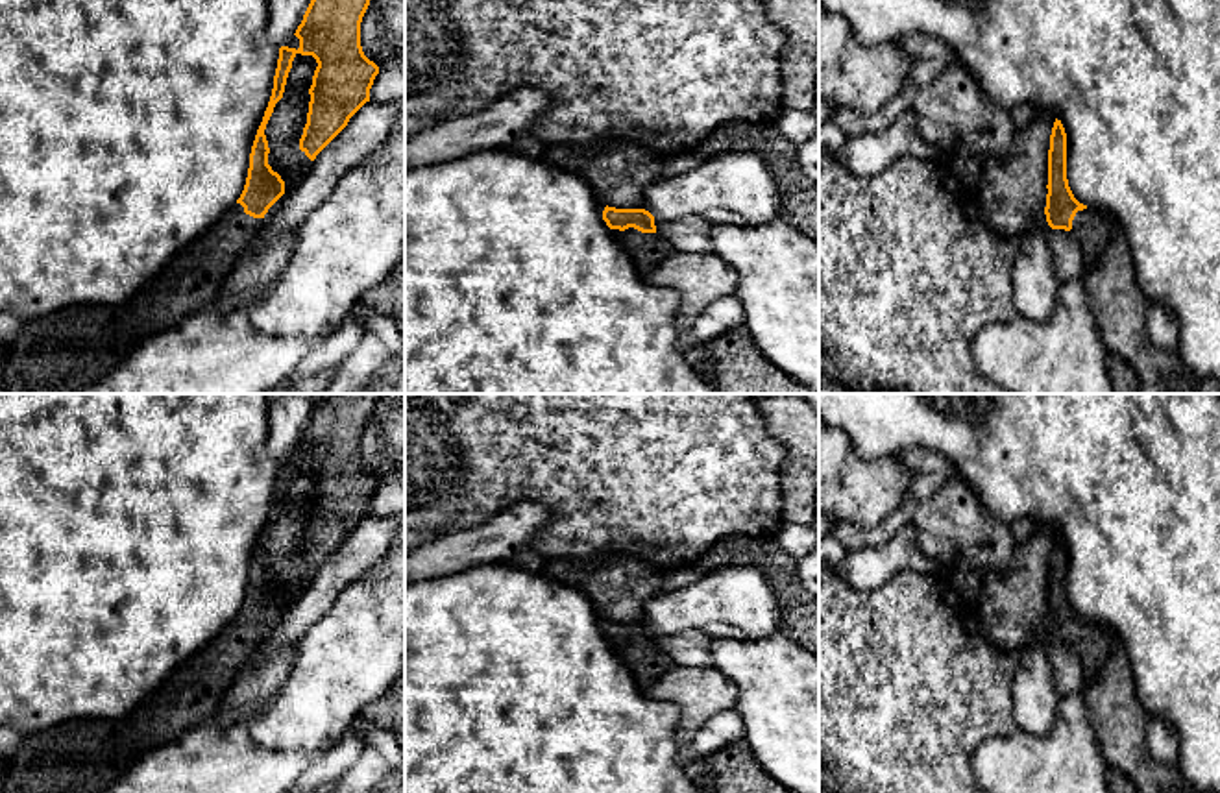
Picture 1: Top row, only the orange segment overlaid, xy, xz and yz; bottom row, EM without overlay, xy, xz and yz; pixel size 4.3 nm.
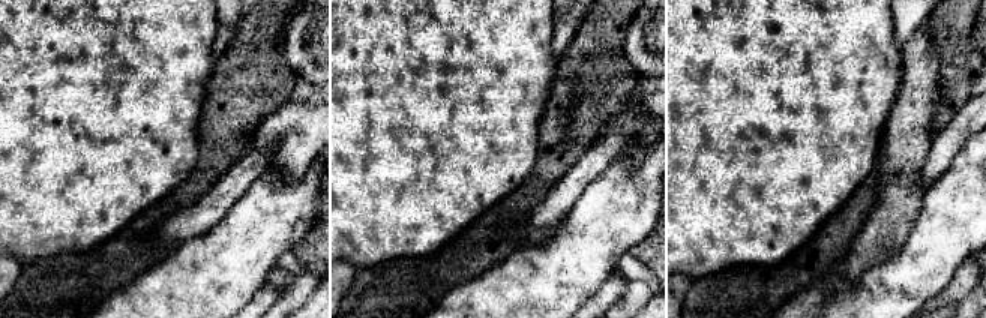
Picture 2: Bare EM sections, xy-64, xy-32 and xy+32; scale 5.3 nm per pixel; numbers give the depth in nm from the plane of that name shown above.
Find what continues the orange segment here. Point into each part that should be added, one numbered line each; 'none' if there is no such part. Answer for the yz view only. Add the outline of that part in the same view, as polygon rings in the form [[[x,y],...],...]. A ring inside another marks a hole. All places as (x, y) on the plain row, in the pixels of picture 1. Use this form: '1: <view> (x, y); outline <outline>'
1: yz (1093, 642); outline [[[1087,621],[1076,627],[1070,647],[1080,654],[1085,665],[1085,684],[1091,684],[1098,678],[1113,653],[1115,638],[1100,623]]]

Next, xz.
1: xz (647, 664); outline [[[634,641],[625,645],[612,643],[612,647],[643,689],[675,665],[656,647],[641,647]]]

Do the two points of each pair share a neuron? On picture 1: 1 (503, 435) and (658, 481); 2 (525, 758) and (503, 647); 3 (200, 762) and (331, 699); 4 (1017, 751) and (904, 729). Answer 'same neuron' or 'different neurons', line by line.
1: same neuron
2: same neuron
3: same neuron
4: different neurons

